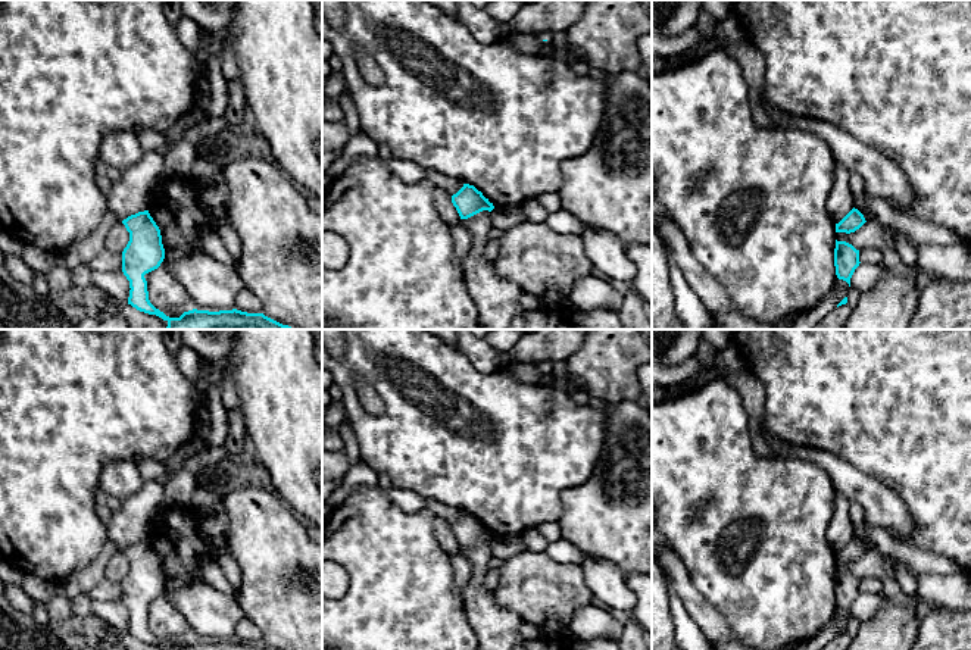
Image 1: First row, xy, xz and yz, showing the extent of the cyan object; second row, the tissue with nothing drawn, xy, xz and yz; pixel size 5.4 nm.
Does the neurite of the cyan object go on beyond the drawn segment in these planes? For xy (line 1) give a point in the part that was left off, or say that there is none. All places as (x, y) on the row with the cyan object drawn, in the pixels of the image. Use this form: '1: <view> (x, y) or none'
1: none

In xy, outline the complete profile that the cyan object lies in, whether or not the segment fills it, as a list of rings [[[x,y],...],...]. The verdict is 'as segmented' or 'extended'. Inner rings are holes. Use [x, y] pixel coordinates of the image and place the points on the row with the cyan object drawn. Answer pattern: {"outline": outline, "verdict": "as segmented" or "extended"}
{"outline": [[[149,210],[122,221],[129,241],[122,251],[122,272],[129,281],[128,304],[140,312],[156,315],[168,322],[166,329],[297,329],[282,325],[263,313],[232,310],[188,310],[179,318],[169,318],[149,300],[146,274],[157,269],[165,259],[160,229]]], "verdict": "as segmented"}

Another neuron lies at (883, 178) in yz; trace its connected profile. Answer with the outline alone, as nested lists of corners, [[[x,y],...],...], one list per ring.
[[[764,93],[761,104],[783,129],[799,129],[822,138],[831,149],[836,166],[862,176],[867,204],[869,199],[883,199],[896,210],[903,212],[915,203],[914,190],[903,171],[875,147],[830,122],[784,113],[768,104]]]

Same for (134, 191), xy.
[[[144,151],[141,160],[122,172],[119,182],[112,182],[104,193],[107,200],[107,213],[118,221],[149,209],[156,191],[166,179],[163,154]]]

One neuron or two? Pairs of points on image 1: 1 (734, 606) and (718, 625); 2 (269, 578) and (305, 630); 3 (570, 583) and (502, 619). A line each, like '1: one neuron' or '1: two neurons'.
1: two neurons
2: one neuron
3: two neurons

